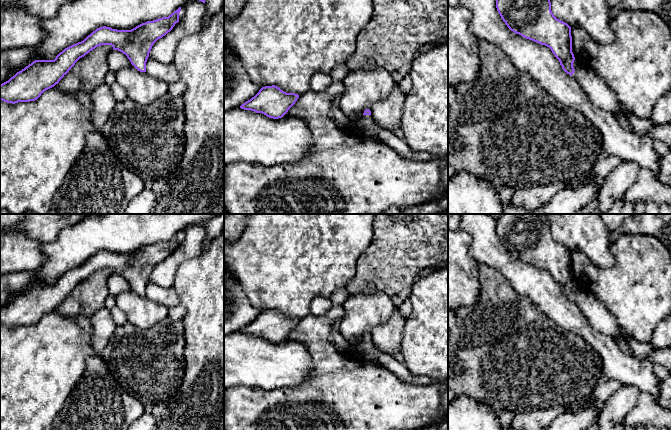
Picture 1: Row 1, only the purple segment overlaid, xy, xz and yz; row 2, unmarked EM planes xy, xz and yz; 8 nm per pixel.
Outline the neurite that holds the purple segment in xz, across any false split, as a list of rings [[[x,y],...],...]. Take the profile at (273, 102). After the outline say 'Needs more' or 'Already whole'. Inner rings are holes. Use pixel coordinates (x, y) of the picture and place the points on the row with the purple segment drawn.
[[[275,85],[265,86],[254,97],[242,104],[240,108],[278,119],[288,112],[298,98],[298,94],[286,93]]]. Already whole

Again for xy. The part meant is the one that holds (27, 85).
[[[185,6],[168,17],[142,23],[131,30],[100,27],[83,41],[60,52],[54,60],[35,60],[8,81],[0,85],[0,100],[7,103],[30,102],[54,87],[75,63],[101,45],[111,45],[113,50],[125,54],[140,72],[146,72],[146,62],[153,44],[168,32],[185,15]]]. Needs more

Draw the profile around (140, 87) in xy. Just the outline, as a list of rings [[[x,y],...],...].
[[[133,65],[116,72],[116,82],[126,91],[127,97],[142,106],[149,106],[168,92],[168,84],[138,71]]]

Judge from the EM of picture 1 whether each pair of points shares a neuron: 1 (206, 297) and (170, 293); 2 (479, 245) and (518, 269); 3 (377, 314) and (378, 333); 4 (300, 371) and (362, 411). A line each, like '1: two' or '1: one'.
1: two
2: one
3: two
4: two

